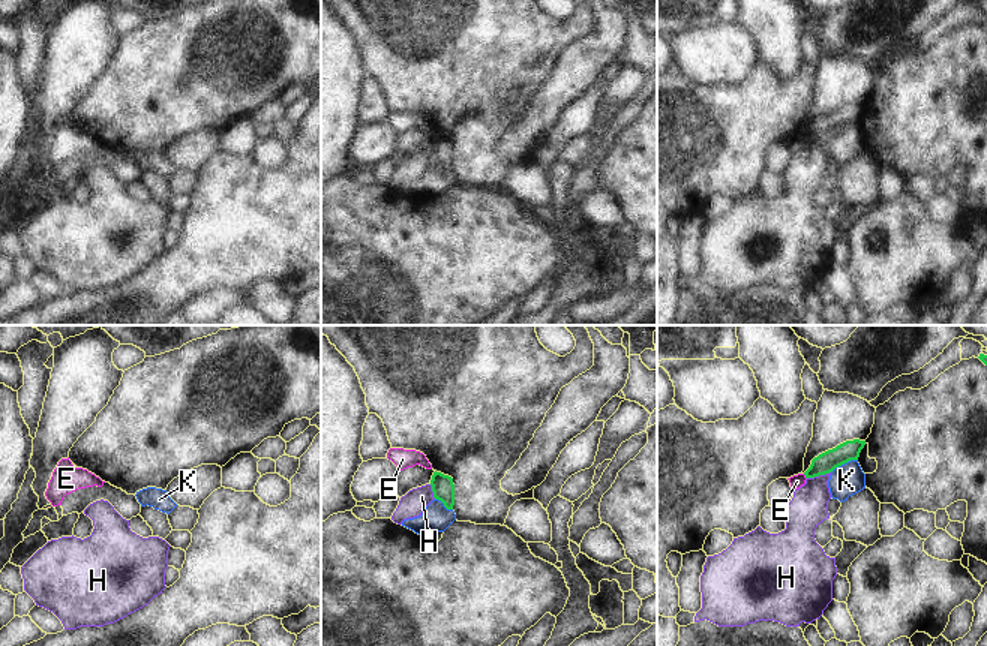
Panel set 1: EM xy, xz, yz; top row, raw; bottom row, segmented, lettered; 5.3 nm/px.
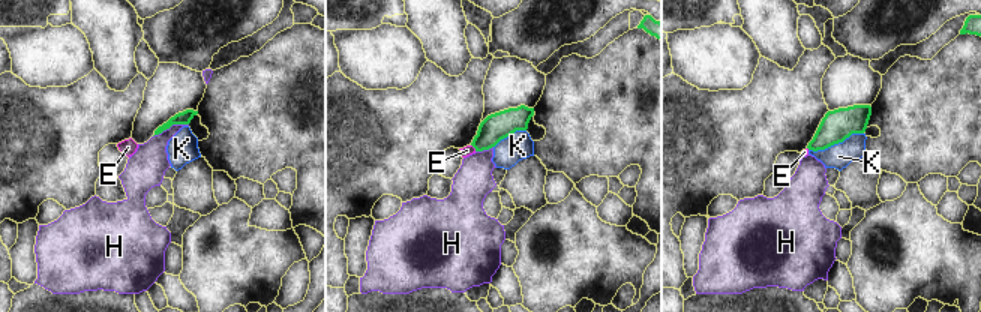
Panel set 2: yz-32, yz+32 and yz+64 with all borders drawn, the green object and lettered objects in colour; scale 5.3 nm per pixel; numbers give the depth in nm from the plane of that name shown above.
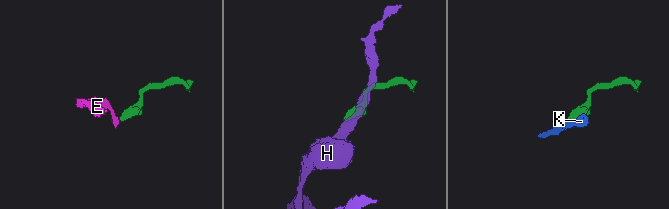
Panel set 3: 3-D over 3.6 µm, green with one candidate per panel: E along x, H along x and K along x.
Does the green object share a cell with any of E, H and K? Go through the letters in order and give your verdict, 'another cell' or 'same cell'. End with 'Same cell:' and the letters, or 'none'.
E: another cell
H: another cell
K: another cell
Same cell: none

